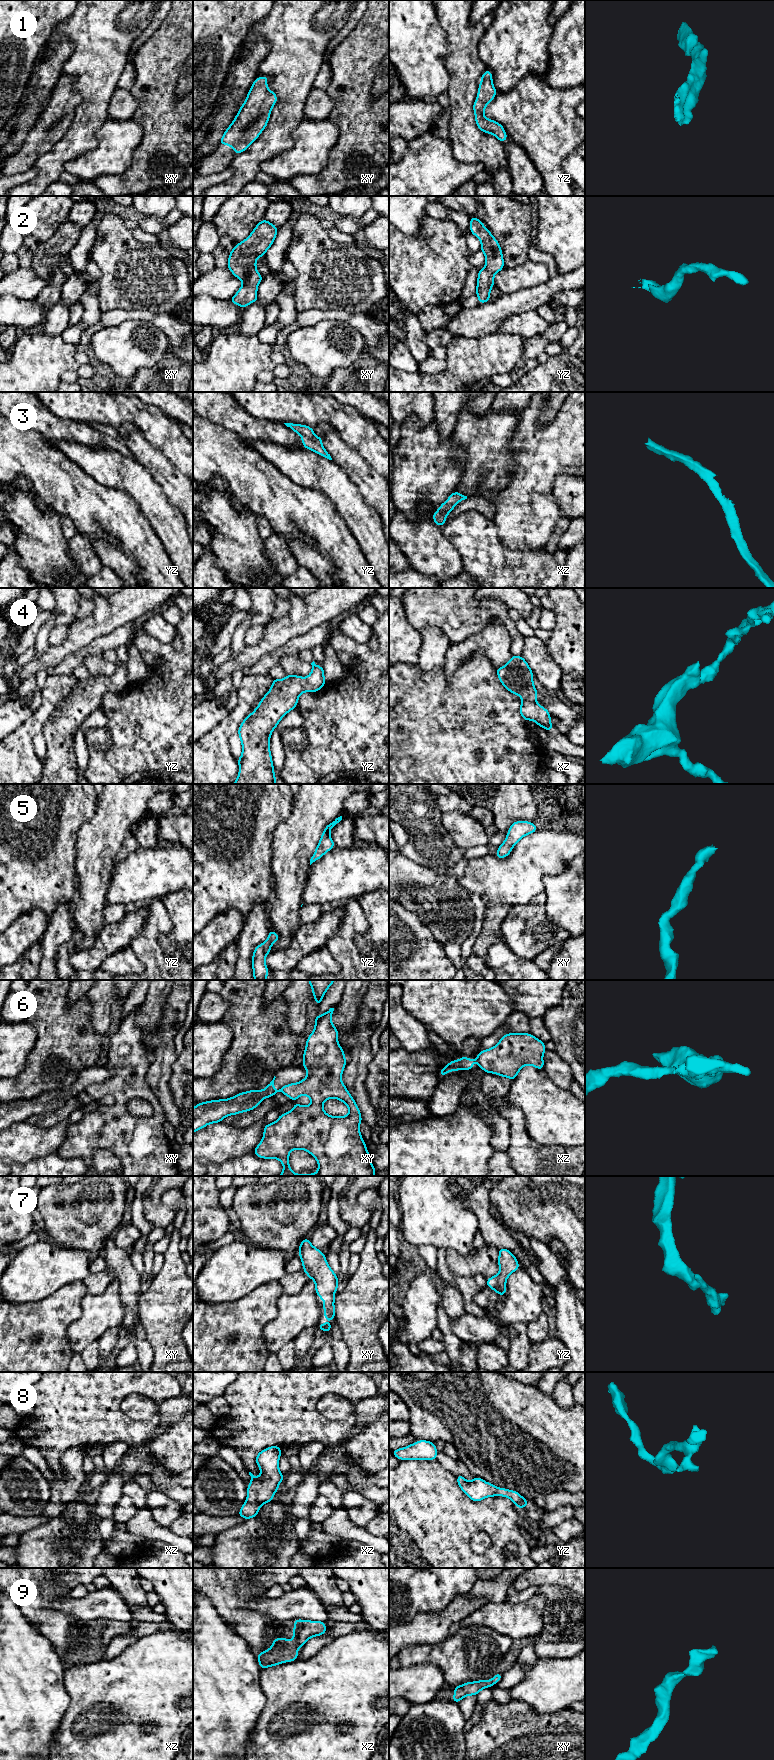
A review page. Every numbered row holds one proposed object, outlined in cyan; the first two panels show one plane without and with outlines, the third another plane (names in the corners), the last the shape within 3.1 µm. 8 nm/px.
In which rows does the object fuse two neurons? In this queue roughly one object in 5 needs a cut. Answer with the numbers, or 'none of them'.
6

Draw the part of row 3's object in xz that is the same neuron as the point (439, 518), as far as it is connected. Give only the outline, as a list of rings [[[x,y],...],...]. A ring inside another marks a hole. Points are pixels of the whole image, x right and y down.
[[[453,492],[448,499],[439,506],[439,509],[433,513],[433,521],[438,526],[443,526],[446,522],[447,515],[461,501],[467,499],[467,496],[461,495],[459,492]]]

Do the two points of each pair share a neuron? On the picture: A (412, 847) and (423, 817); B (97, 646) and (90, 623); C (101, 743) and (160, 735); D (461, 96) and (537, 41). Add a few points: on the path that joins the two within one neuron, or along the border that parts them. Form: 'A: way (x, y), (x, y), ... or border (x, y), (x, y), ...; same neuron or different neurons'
A: way (419, 840), (423, 836), (423, 824); same neuron
B: border (116, 628), (107, 634), (97, 637), (75, 652); different neurons
C: border (112, 740), (106, 749), (88, 743); different neurons
D: border (478, 47), (479, 58), (486, 69); different neurons

